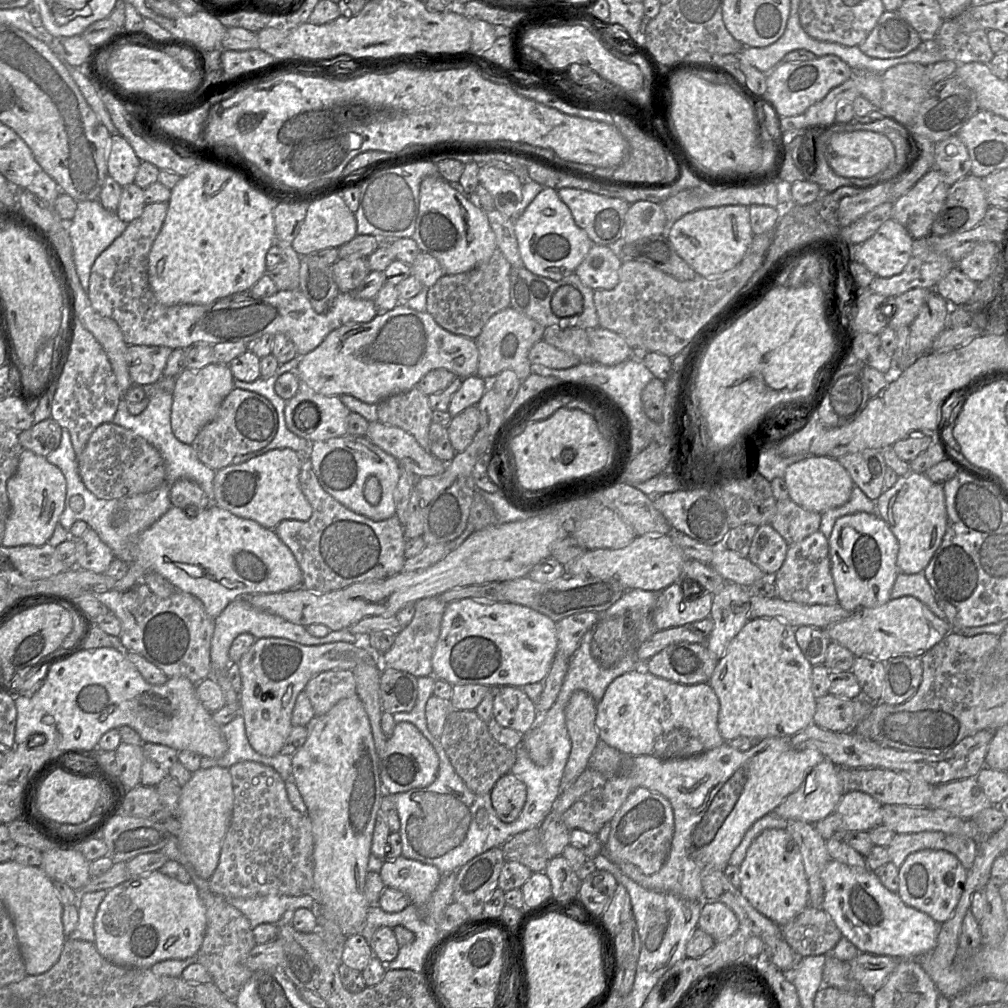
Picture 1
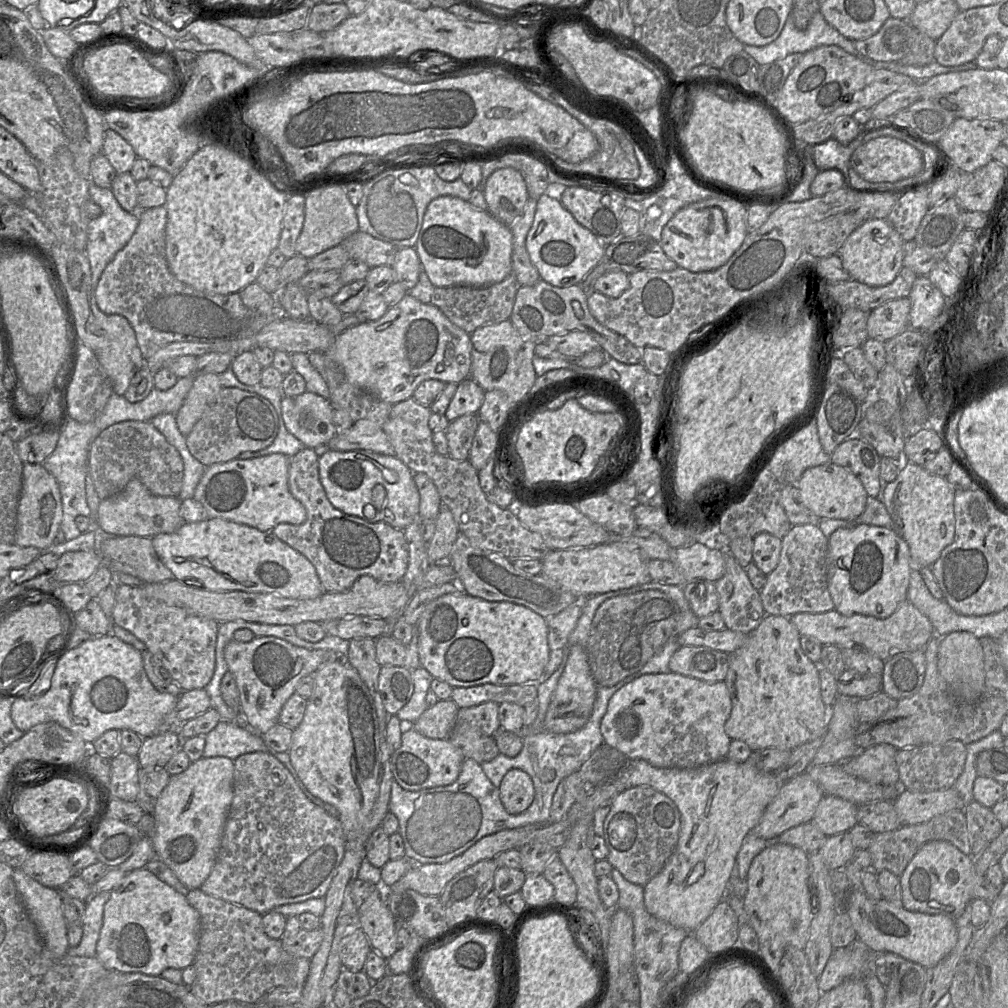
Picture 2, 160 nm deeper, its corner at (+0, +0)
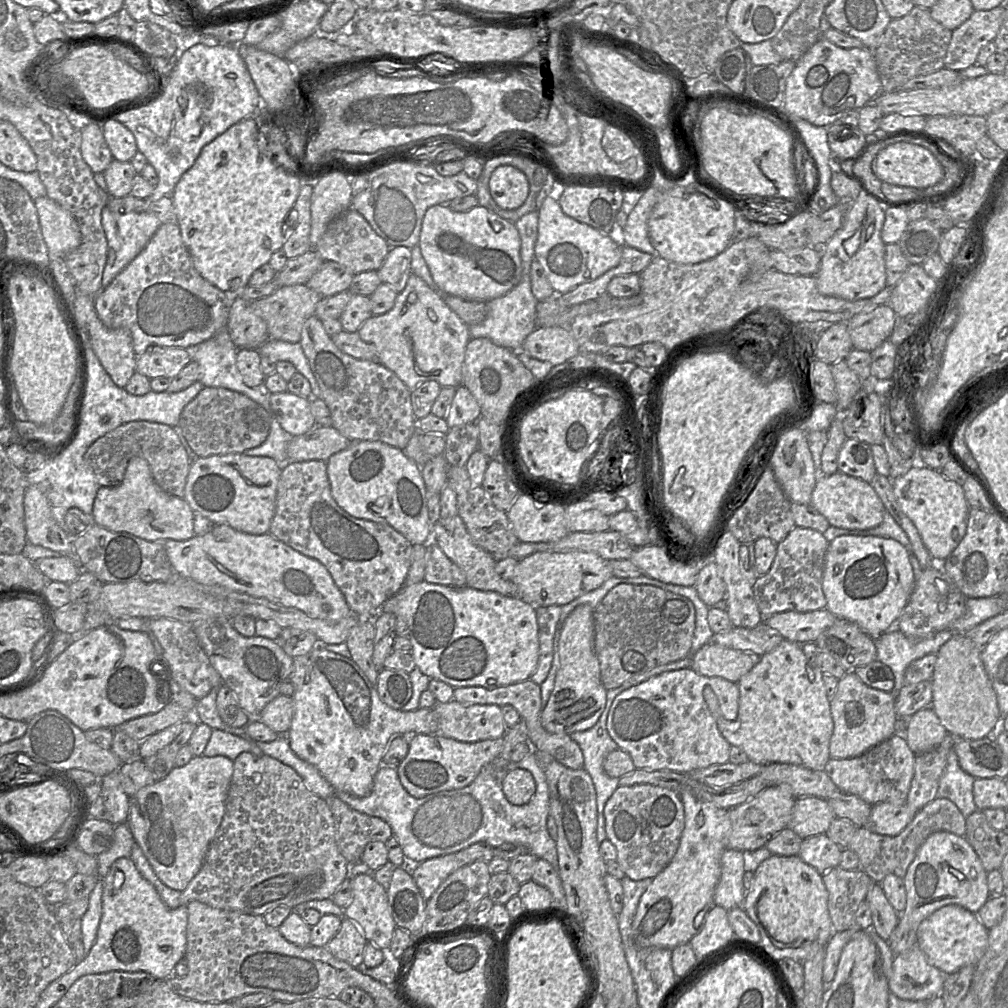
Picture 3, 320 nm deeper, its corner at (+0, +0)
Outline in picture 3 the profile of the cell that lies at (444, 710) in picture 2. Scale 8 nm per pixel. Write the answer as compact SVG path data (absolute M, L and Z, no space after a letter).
M324 646L293 658L289 680L294 686L292 723L286 734L293 752L315 766L338 791L367 796L382 766L390 741L397 735L435 734L433 708L393 709L379 697L376 686L351 659Z

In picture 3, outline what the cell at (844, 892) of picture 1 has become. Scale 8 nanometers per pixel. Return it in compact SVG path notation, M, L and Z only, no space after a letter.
M951 904L936 910L924 919L917 929L917 944L928 962L945 974L952 974L967 965L975 965L986 951L989 939L987 929L976 914Z

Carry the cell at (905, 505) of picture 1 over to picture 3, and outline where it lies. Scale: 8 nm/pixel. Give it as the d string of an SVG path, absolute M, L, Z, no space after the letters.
M912 467L893 481L896 500L902 511L916 526L921 539L934 560L945 560L965 536L970 506L963 487L928 467Z

